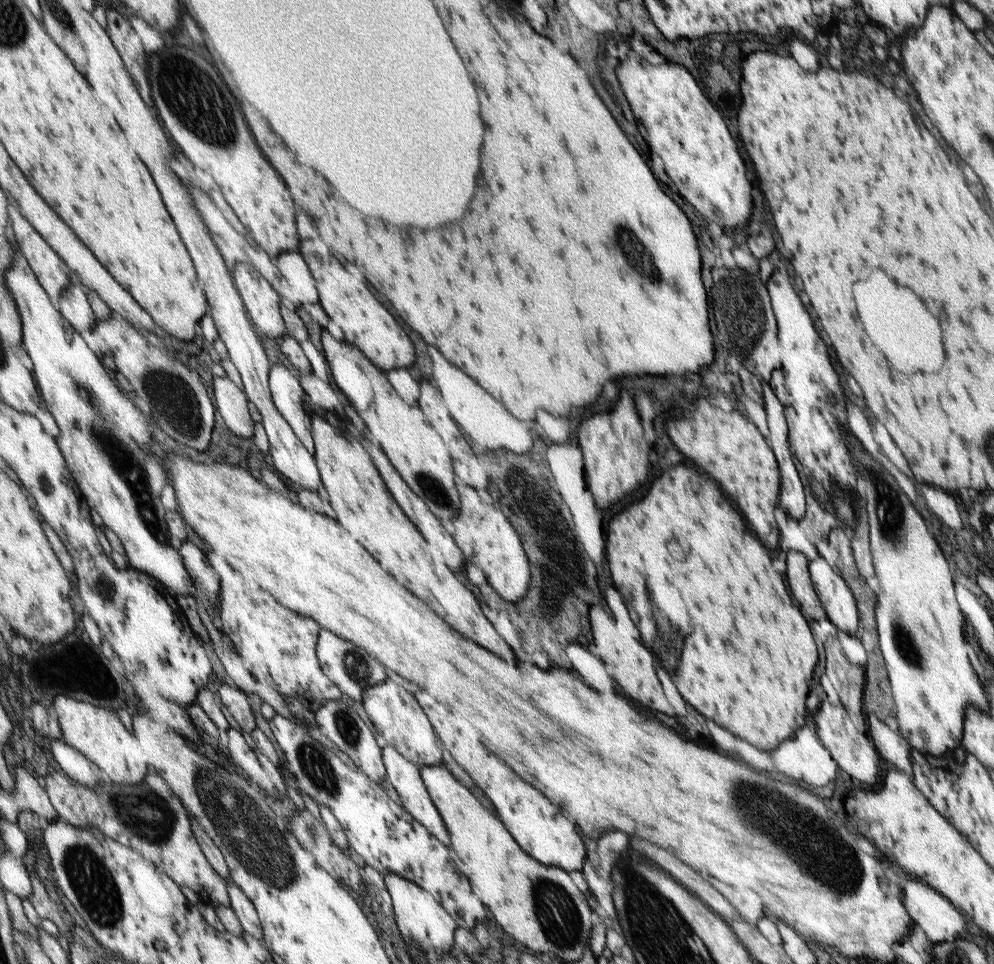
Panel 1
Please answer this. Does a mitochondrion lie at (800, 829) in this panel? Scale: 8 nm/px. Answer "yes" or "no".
yes

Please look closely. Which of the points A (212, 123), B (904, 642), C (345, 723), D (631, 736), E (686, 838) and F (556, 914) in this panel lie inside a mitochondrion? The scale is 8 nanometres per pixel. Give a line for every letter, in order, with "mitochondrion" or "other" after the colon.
A: mitochondrion
B: mitochondrion
C: mitochondrion
D: other
E: other
F: mitochondrion

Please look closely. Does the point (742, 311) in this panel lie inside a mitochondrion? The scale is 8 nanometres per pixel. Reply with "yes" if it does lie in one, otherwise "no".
yes

